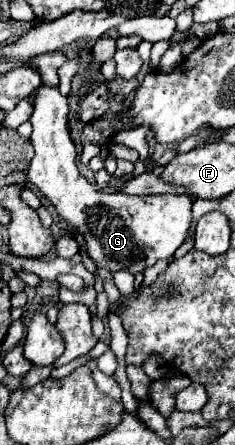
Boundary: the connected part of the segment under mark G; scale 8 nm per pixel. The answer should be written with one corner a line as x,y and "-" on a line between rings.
41,84
33,94
33,112
29,122
33,124
31,144
35,146
35,156
31,160
27,178
31,184
39,188
39,192
51,200
55,206
55,212
65,218
69,224
73,224
81,234
85,234
87,252
95,260
97,266
101,266
107,272
117,270
129,270
133,274
143,272
145,268
153,266
161,258
173,258
175,250
185,242
189,226
191,226
191,206
193,198
185,194
155,194
155,196
129,196
123,192
99,192
93,184
89,184
77,168
77,152
75,144
71,142
69,130
67,130
67,98
59,92
55,86

